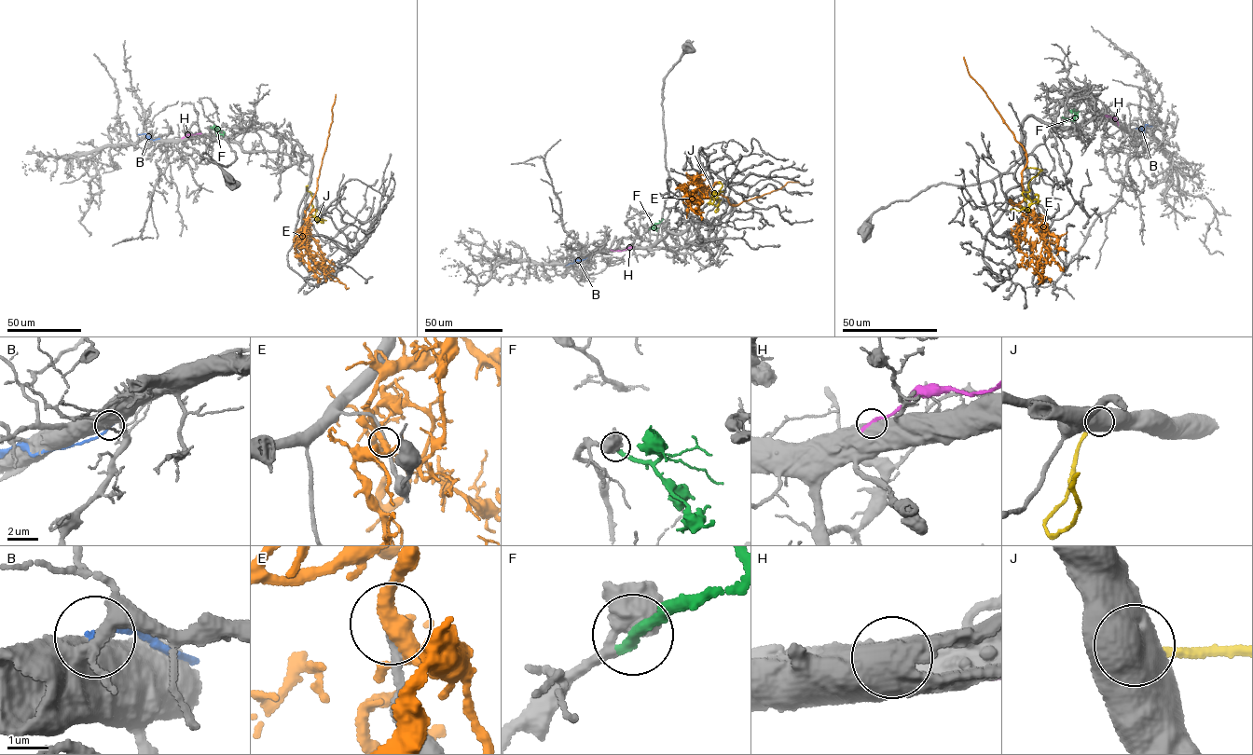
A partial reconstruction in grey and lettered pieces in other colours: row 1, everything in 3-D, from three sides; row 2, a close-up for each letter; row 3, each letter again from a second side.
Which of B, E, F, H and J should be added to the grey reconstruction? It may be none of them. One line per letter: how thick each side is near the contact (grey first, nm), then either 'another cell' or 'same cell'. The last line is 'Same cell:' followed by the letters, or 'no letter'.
B: calibres 750 and 170 nm; another cell
E: calibres 200 and 320 nm; another cell
F: calibres 480 and 320 nm; same cell
H: calibres 800 and 320 nm; another cell
J: calibres 800 and 260 nm; another cell
Same cell: F

